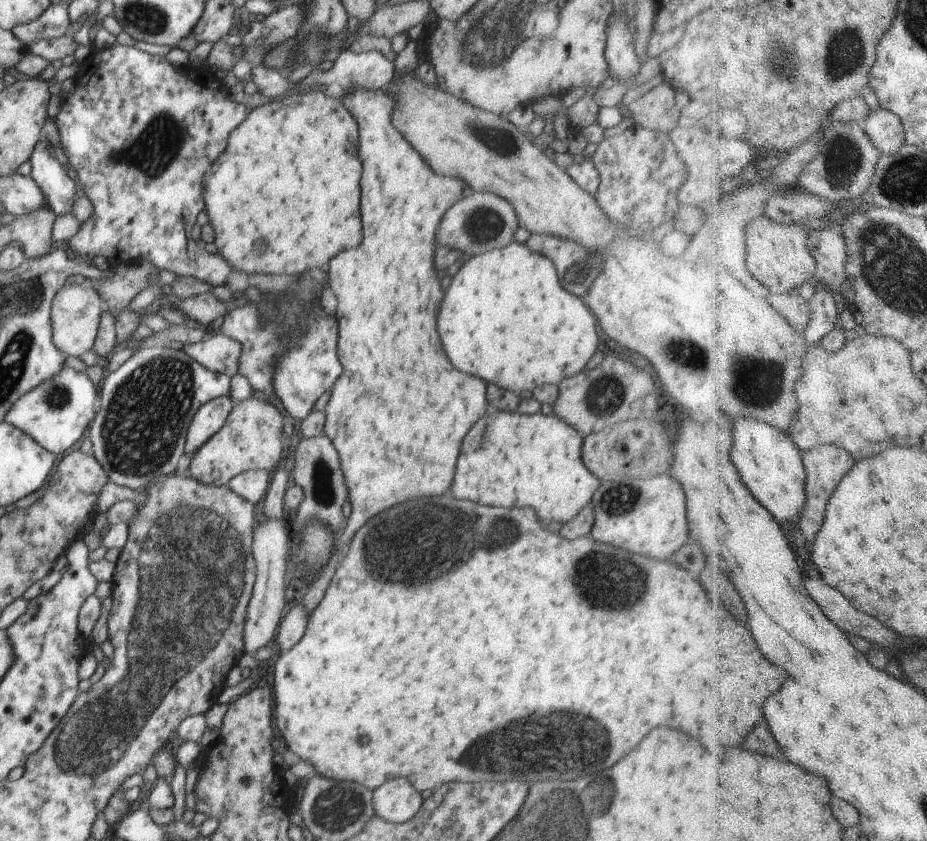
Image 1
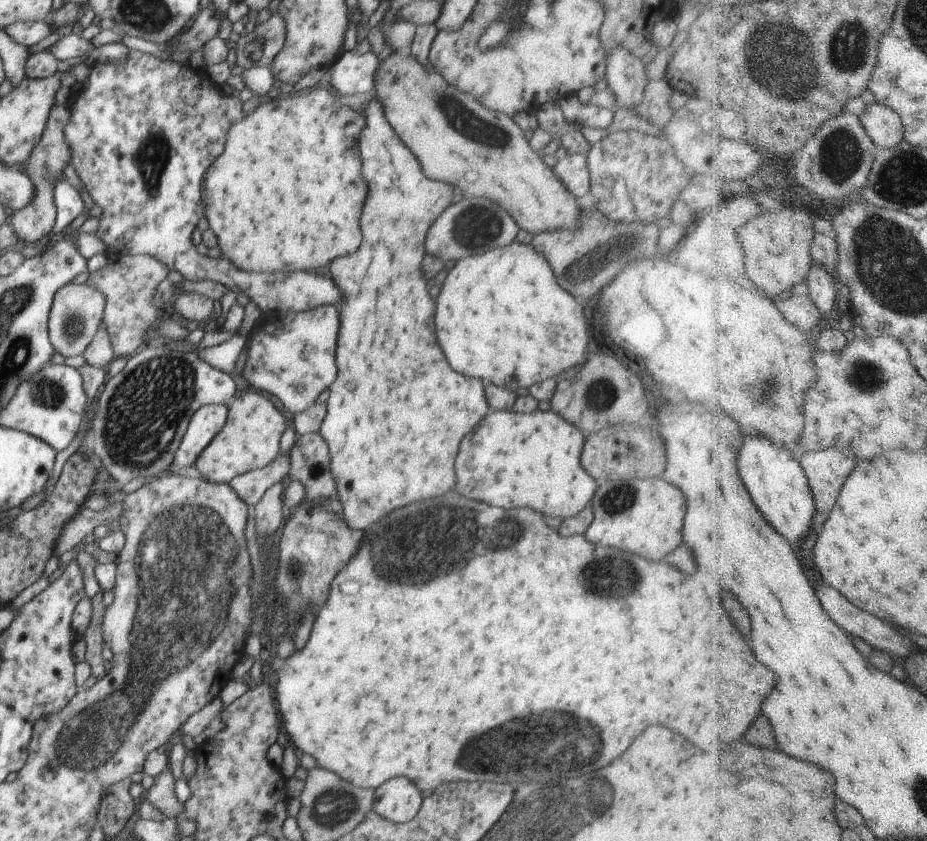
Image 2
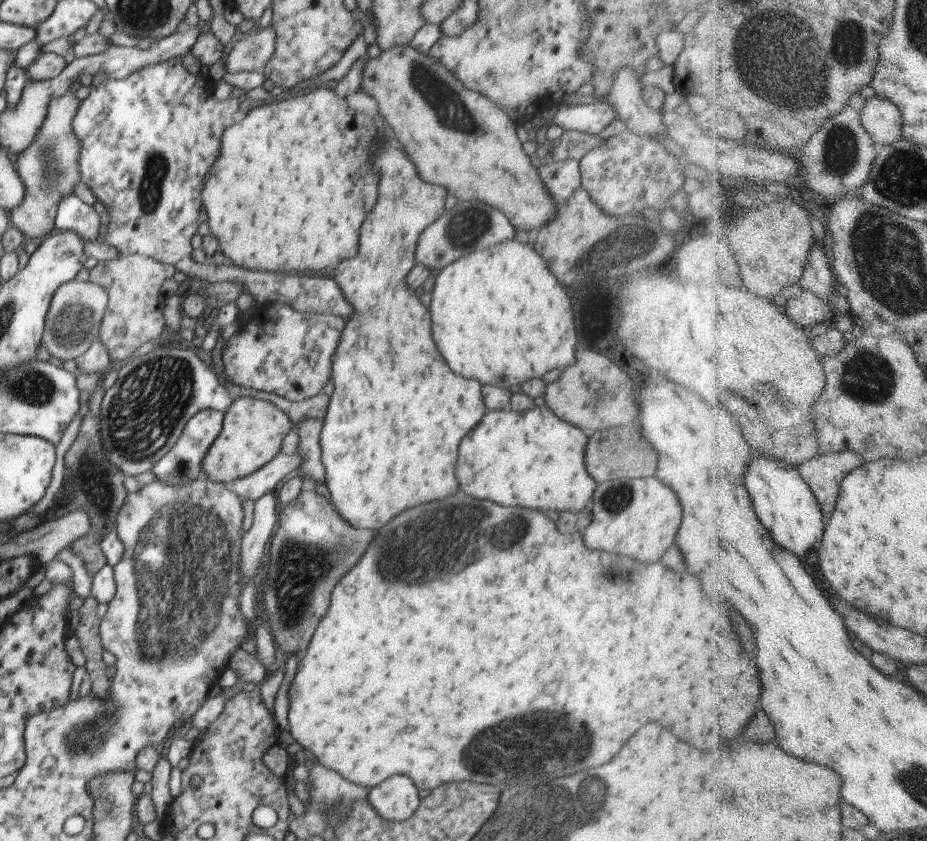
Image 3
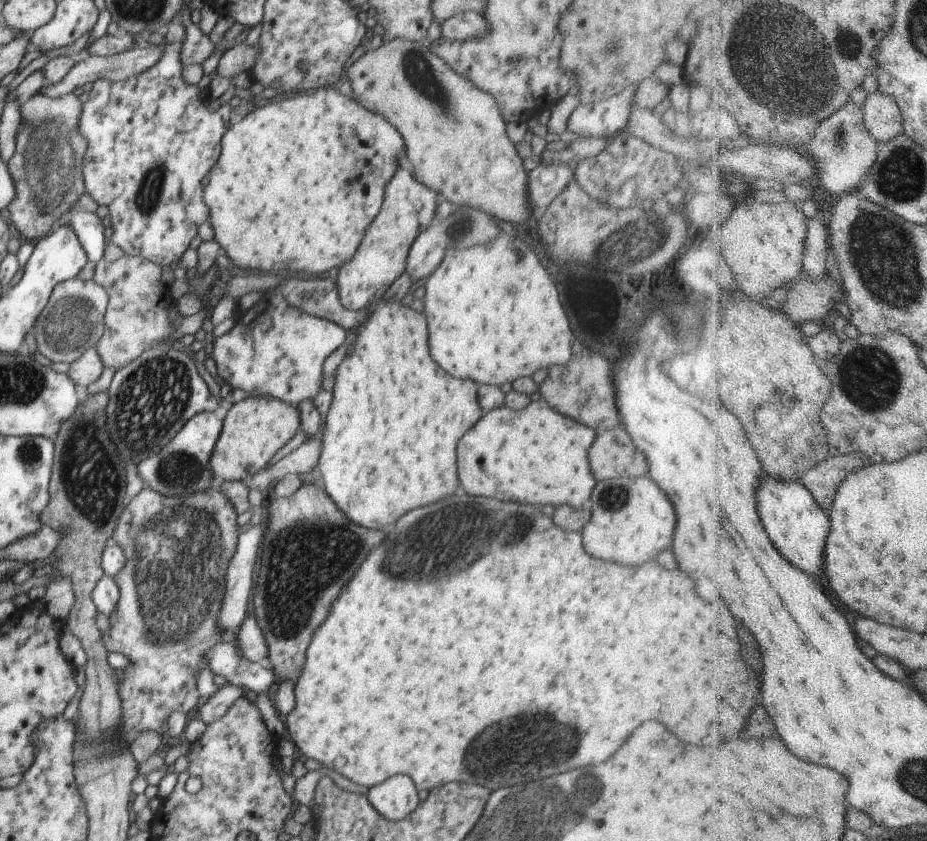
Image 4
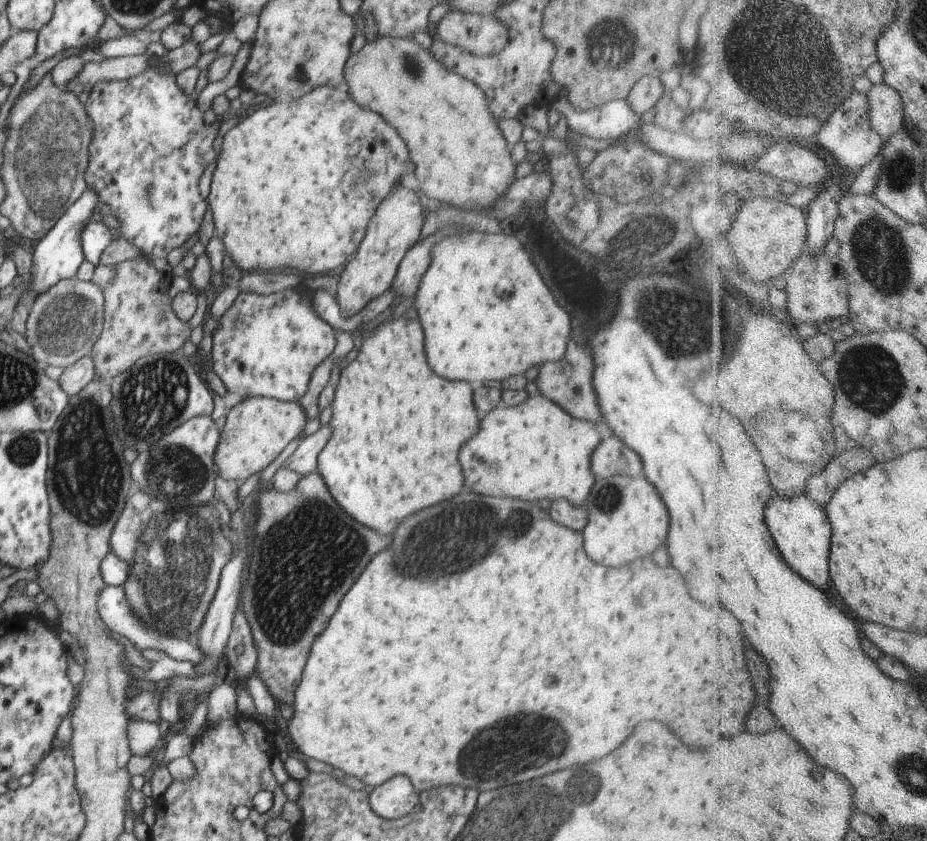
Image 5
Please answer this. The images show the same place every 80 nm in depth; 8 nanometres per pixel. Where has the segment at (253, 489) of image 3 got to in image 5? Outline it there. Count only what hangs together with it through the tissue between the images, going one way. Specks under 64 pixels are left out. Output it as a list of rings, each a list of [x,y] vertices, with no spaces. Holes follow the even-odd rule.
[[[330,424],[322,425],[313,434],[305,436],[292,455],[287,454],[283,456],[278,464],[276,464],[276,467],[279,467],[279,465],[288,467],[290,470],[297,472],[301,477],[305,477],[311,472],[316,472],[318,455],[328,444],[331,434]]]

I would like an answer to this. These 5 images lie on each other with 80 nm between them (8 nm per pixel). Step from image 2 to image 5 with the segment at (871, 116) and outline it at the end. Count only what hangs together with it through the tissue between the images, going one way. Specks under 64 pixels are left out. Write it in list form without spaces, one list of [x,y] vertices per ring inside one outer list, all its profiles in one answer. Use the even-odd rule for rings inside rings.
[[[885,80],[869,92],[873,104],[873,125],[886,141],[907,126],[907,110],[902,93]]]

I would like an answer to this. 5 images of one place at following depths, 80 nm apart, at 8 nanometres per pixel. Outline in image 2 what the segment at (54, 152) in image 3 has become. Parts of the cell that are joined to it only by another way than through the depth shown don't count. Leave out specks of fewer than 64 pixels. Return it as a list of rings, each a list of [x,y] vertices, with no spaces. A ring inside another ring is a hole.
[[[54,104],[50,111],[43,135],[38,141],[38,144],[33,148],[31,155],[24,163],[24,173],[29,176],[29,179],[34,185],[34,196],[29,205],[23,209],[11,212],[11,226],[20,240],[20,246],[38,242],[42,236],[50,235],[55,223],[57,210],[54,200],[54,186],[57,181],[64,181],[64,168],[73,162],[71,148],[67,143],[64,127],[69,121],[70,106],[68,104]]]

